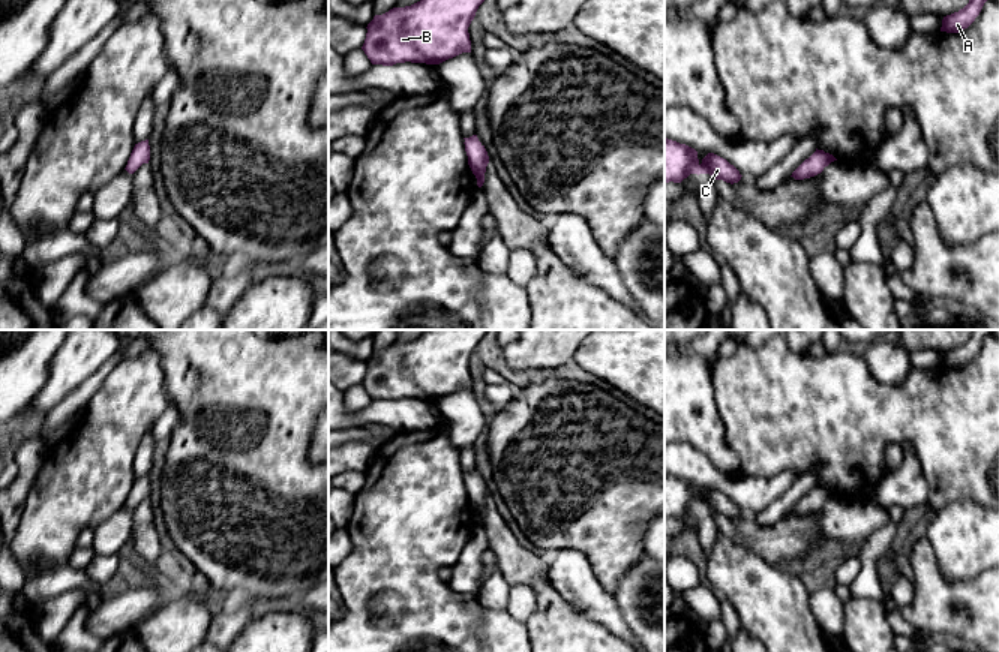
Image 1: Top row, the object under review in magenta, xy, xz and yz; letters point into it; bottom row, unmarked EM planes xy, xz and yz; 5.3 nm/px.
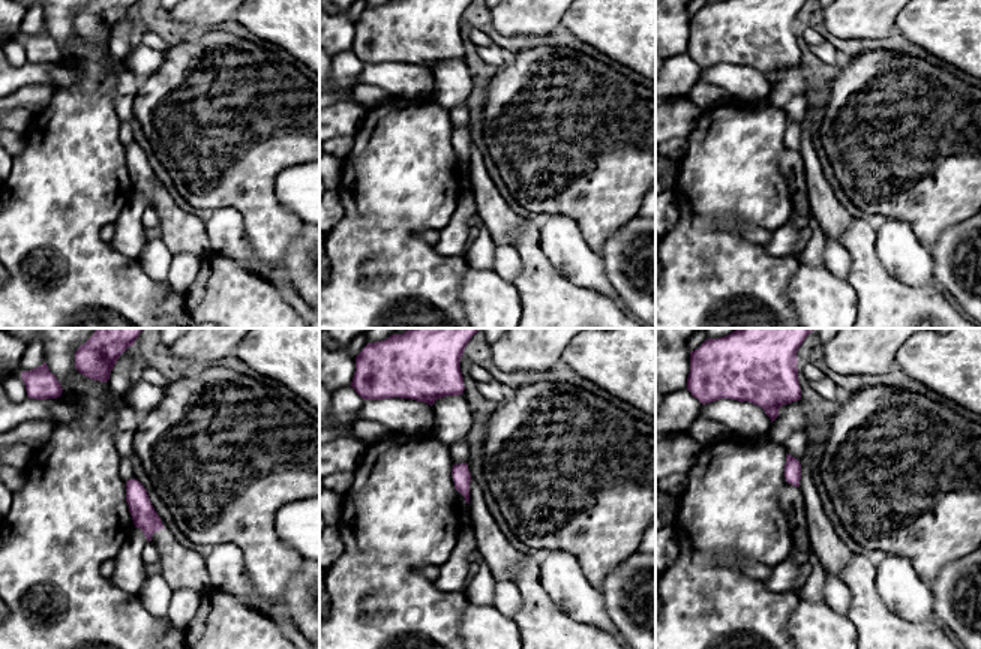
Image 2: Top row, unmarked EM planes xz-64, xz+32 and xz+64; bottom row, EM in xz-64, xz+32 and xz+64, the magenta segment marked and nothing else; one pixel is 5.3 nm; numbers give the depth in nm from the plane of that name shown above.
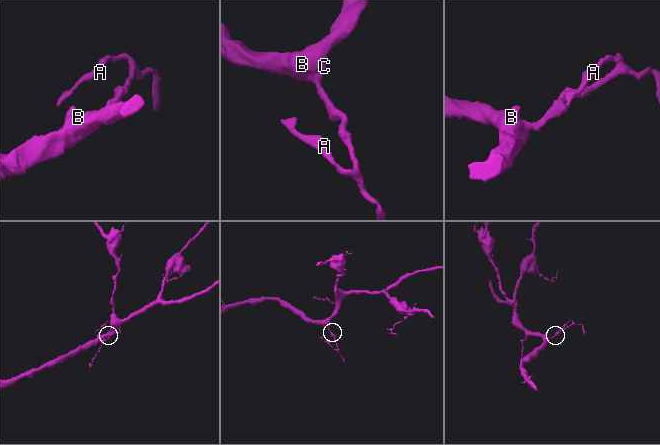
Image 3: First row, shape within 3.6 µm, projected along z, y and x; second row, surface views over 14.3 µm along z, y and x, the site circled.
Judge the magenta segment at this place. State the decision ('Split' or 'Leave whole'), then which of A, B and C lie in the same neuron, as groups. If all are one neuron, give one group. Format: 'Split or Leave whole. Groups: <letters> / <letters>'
Leave whole. Groups: A B C

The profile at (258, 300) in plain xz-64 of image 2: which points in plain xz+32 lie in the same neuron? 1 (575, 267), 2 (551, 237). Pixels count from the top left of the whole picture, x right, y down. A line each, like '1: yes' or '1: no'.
1: no
2: no

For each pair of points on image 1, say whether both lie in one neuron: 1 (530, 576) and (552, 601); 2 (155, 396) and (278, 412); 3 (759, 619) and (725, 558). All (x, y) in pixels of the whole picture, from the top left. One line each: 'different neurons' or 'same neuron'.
1: different neurons
2: different neurons
3: same neuron

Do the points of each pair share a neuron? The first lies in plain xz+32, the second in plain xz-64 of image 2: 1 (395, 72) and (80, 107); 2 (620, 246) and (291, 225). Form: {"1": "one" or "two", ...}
{"1": "two", "2": "two"}

